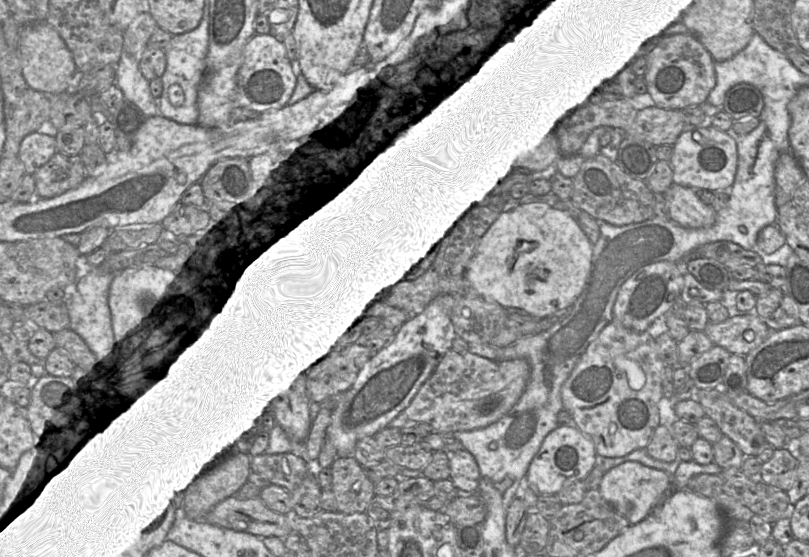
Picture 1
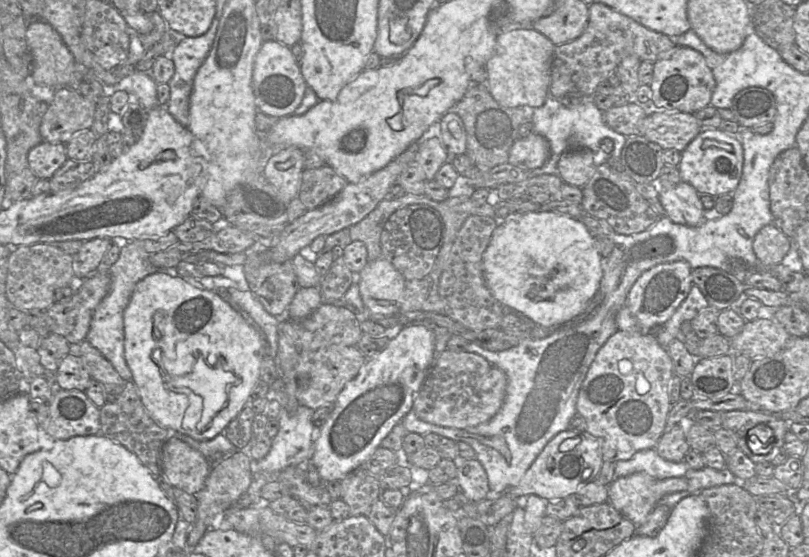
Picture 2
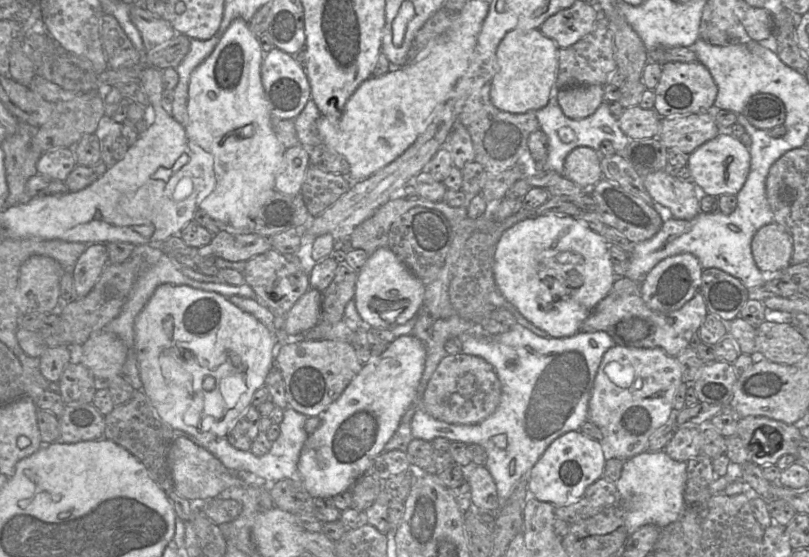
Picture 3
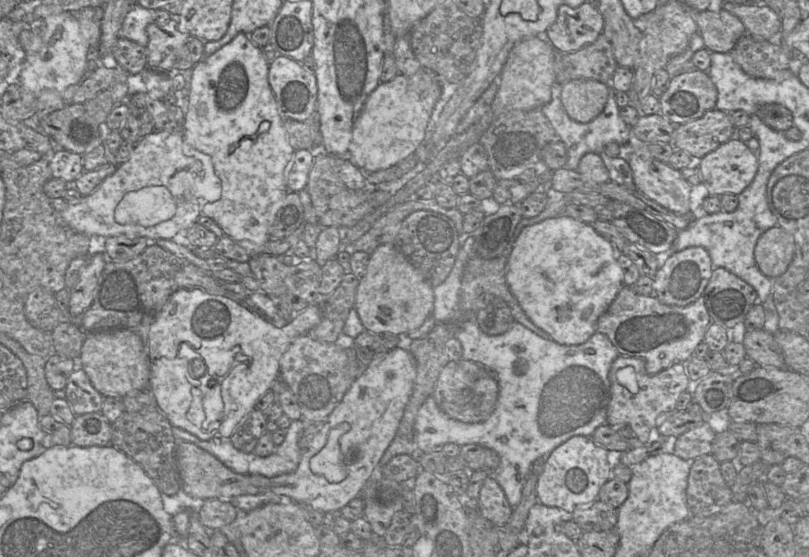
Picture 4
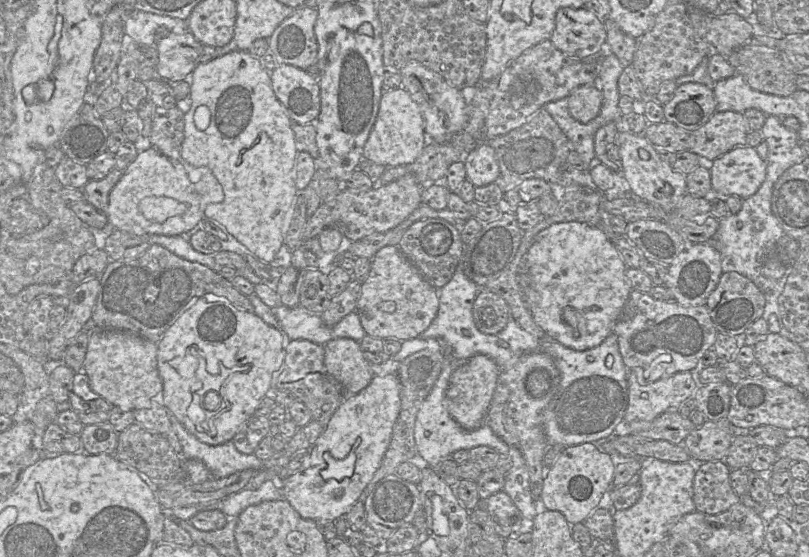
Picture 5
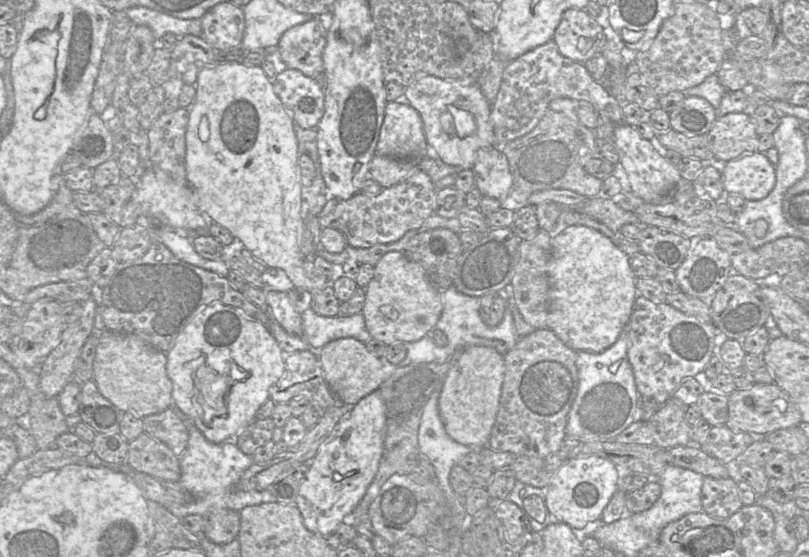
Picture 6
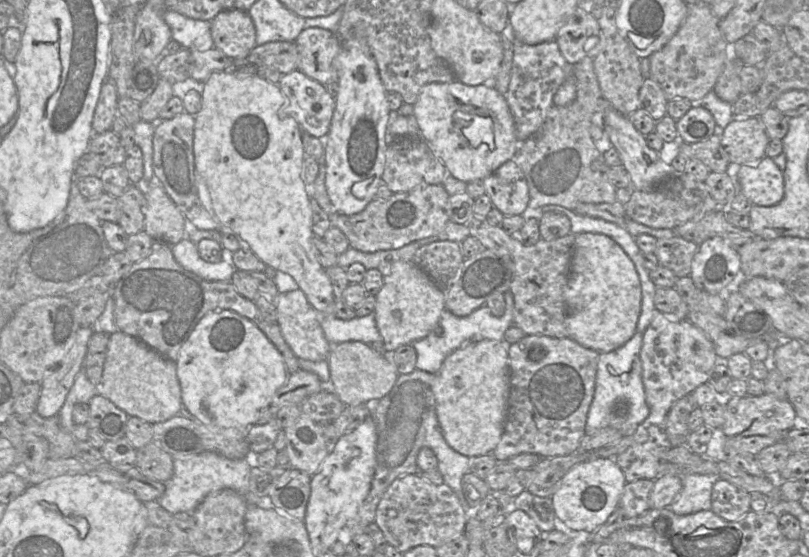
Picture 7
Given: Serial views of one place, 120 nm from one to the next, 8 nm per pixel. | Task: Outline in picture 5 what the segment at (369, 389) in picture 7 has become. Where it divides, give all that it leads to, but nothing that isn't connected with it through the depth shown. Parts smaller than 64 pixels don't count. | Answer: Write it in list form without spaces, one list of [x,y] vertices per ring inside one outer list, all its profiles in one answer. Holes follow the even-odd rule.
[[[350,338],[332,339],[324,345],[324,349],[325,349],[324,365],[328,373],[331,376],[333,376],[343,386],[346,394],[348,395],[354,395],[359,393],[361,390],[363,390],[369,385],[372,378],[378,371],[384,371],[384,369],[377,370],[366,360],[361,350],[360,343],[353,339]]]

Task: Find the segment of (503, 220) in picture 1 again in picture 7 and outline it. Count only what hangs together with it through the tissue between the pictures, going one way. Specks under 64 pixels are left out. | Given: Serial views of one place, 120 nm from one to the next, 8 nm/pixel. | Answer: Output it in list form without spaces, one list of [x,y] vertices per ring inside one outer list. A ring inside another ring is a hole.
[[[589,232],[576,235],[563,297],[569,337],[580,345],[607,353],[634,335],[642,299],[639,276],[632,260],[609,236]]]

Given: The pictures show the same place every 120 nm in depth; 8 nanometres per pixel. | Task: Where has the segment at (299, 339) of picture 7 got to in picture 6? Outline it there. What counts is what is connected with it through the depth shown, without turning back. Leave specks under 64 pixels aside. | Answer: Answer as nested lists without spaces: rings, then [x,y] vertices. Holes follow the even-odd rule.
[[[266,291],[266,301],[273,318],[289,334],[302,336],[301,315],[296,311],[288,293],[278,291]]]

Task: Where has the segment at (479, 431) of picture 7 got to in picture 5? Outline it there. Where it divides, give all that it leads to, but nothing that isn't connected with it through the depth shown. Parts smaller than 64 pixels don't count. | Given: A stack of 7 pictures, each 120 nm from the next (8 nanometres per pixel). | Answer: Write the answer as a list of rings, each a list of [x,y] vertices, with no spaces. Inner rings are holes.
[[[476,354],[461,362],[450,375],[446,389],[446,405],[453,419],[465,430],[479,428],[486,422],[500,369],[487,355]]]

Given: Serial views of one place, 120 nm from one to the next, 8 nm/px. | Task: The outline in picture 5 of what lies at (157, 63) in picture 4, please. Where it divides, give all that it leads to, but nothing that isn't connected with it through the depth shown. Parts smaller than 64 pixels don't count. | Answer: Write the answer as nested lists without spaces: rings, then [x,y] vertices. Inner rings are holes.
[[[187,31],[183,34],[170,32],[169,35],[155,44],[158,51],[157,75],[168,82],[179,82],[193,72],[198,63],[203,44]]]

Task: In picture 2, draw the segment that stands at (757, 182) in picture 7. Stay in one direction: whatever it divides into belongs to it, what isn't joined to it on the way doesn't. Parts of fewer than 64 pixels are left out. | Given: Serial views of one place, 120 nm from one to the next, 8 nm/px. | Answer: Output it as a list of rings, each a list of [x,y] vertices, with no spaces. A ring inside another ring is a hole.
[[[709,129],[701,131],[681,152],[677,167],[681,182],[689,183],[699,194],[719,196],[733,193],[737,188],[742,176],[743,162],[743,146],[739,141],[720,129]]]

